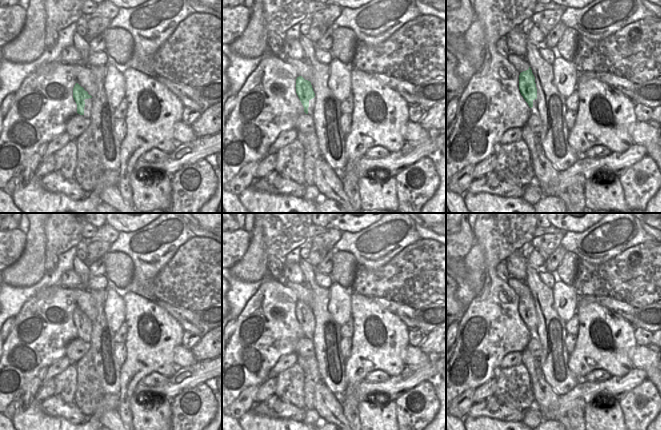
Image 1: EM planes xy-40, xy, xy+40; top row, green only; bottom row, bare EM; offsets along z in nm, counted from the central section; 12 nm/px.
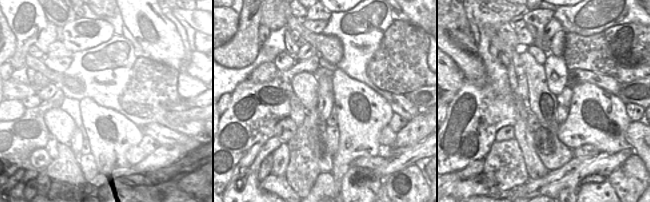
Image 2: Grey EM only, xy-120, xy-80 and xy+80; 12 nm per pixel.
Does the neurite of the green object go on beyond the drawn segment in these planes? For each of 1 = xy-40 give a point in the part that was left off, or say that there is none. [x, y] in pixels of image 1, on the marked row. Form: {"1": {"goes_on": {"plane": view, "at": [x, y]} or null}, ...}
{"1": {"goes_on": null}}

